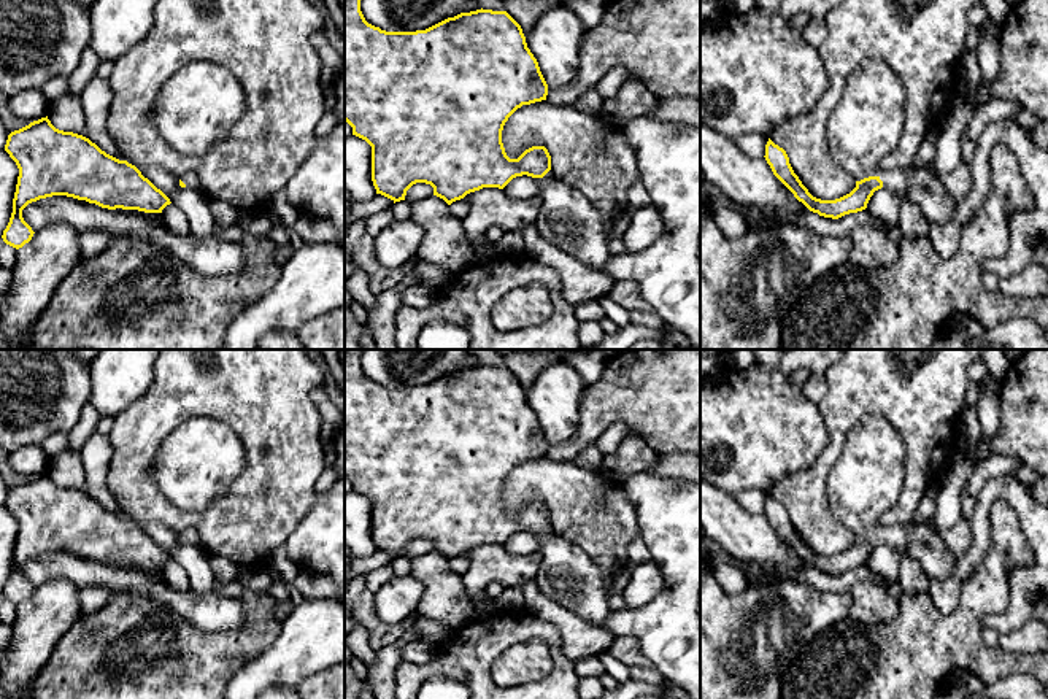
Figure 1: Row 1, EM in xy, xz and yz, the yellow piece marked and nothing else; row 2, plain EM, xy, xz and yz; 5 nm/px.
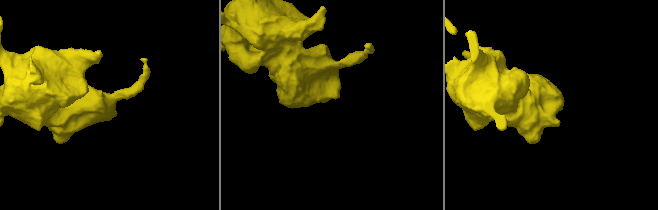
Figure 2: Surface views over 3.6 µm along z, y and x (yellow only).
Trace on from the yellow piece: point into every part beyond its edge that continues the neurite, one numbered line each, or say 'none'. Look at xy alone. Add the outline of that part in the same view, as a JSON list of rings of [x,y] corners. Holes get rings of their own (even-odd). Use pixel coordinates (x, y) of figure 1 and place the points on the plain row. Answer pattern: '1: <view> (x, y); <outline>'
1: xy (191, 536); [[[189,527],[184,532],[181,532],[179,535],[186,540],[186,543],[200,546],[200,535],[195,527]]]

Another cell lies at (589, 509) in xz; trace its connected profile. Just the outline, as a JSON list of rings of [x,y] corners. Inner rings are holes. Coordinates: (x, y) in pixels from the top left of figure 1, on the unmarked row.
[[[548,456],[522,461],[505,478],[502,499],[510,515],[532,502],[545,502],[551,512],[554,534],[581,546],[613,580],[629,567],[627,546],[640,535],[637,508],[619,480],[603,472],[586,470],[575,462]]]

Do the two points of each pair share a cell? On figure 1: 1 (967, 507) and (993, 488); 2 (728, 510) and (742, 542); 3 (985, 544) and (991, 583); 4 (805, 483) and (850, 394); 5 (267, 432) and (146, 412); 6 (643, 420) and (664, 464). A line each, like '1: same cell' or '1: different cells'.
1: different cells
2: same cell
3: different cells
4: same cell
5: same cell
6: different cells

